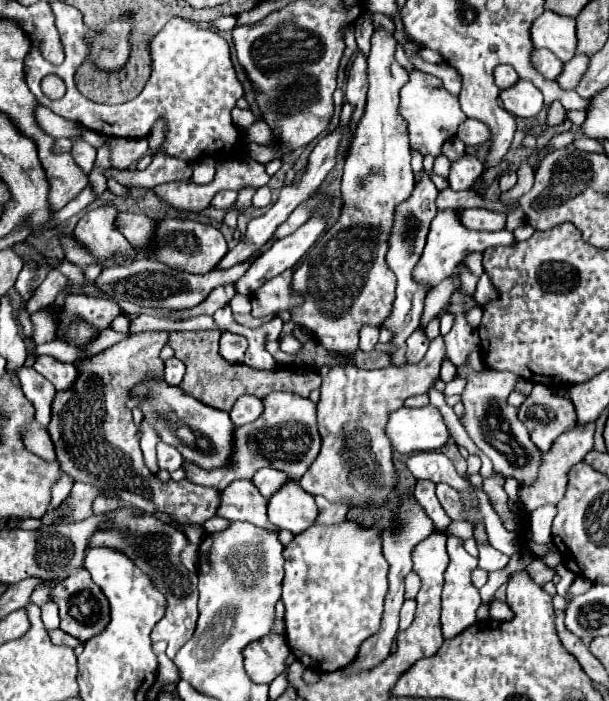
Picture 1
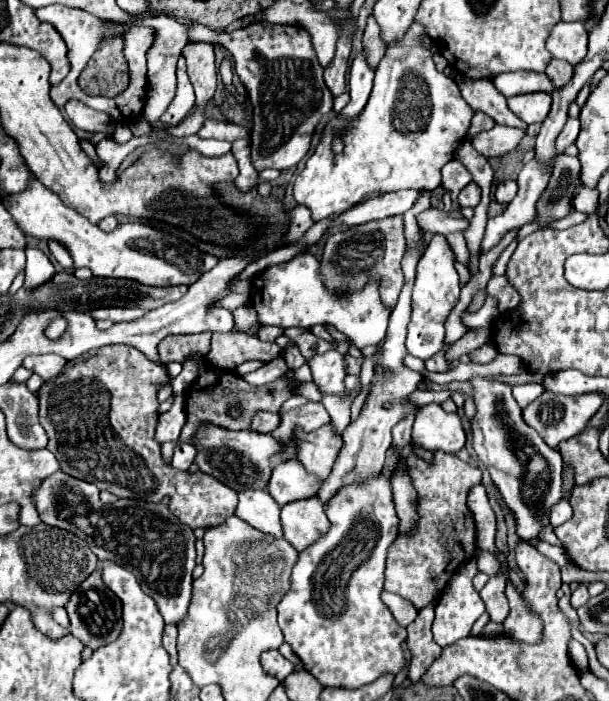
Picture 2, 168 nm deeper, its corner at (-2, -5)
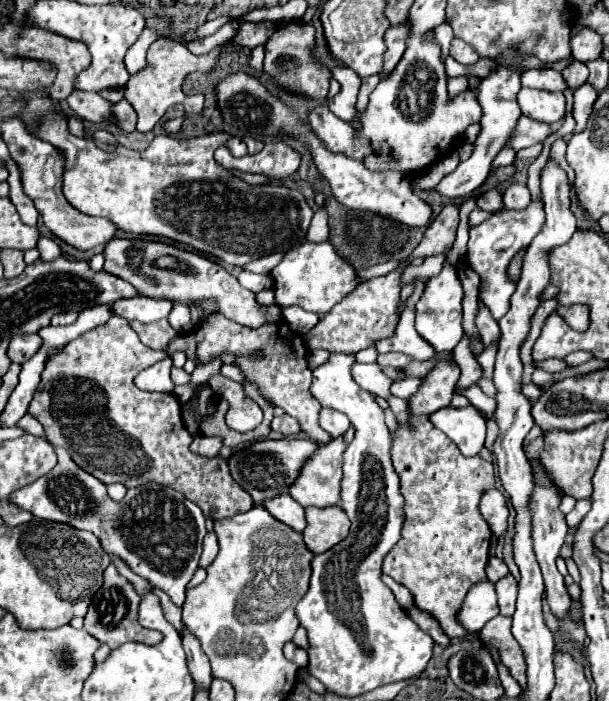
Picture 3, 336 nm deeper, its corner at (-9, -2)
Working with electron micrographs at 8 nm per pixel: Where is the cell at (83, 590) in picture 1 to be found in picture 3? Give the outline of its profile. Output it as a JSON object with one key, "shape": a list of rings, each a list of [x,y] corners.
{"shape":[[[110,564],[104,570],[104,584],[100,590],[92,596],[92,602],[88,606],[86,618],[84,618],[84,630],[92,634],[98,642],[108,644],[112,650],[122,646],[124,642],[142,642],[142,644],[158,644],[162,640],[162,634],[156,630],[146,630],[138,624],[138,604],[140,596],[136,594],[134,586],[118,574],[116,566]]]}

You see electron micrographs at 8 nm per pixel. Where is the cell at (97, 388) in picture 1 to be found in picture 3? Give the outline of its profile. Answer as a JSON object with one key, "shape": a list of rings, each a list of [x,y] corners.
{"shape":[[[112,316],[104,326],[84,332],[76,340],[72,340],[58,356],[46,362],[42,372],[42,382],[28,406],[28,414],[34,416],[46,432],[46,438],[60,448],[66,448],[72,460],[96,476],[104,484],[120,482],[126,488],[136,488],[148,482],[156,482],[168,488],[182,492],[188,500],[192,500],[206,518],[224,520],[236,514],[248,512],[254,502],[248,492],[244,492],[228,474],[228,464],[224,458],[202,458],[188,450],[192,436],[186,432],[182,422],[182,408],[174,394],[160,392],[142,392],[134,386],[134,376],[152,364],[168,358],[164,350],[146,348],[128,320],[120,316]]]}

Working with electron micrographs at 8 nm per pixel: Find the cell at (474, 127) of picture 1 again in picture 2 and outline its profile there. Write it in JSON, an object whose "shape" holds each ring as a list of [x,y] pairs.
{"shape":[[[495,125],[491,131],[479,133],[471,145],[483,155],[483,157],[499,157],[509,151],[513,151],[519,141],[523,139],[525,129],[515,129],[515,127],[505,127],[505,125]]]}

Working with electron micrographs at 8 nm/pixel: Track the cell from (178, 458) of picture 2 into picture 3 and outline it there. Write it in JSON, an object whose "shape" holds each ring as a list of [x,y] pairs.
{"shape":[[[202,434],[194,436],[194,440],[192,440],[192,444],[190,444],[190,450],[192,450],[194,454],[206,456],[206,458],[210,458],[210,456],[216,456],[220,448],[222,448],[222,442],[220,442],[220,438],[204,438]]]}

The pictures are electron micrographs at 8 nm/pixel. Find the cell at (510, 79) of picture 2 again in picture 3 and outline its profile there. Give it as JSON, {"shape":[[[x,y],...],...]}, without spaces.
{"shape":[[[536,68],[536,70],[524,70],[520,76],[522,86],[536,88],[536,90],[548,90],[548,92],[564,92],[568,86],[562,78],[562,74],[554,68]]]}

